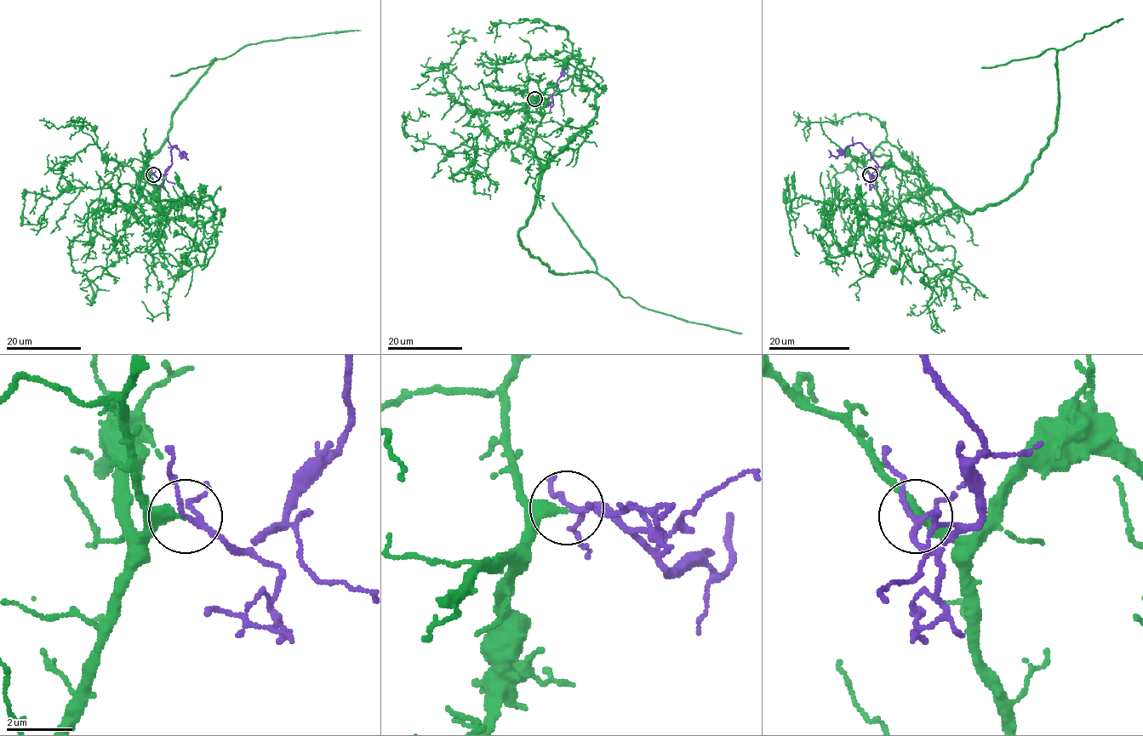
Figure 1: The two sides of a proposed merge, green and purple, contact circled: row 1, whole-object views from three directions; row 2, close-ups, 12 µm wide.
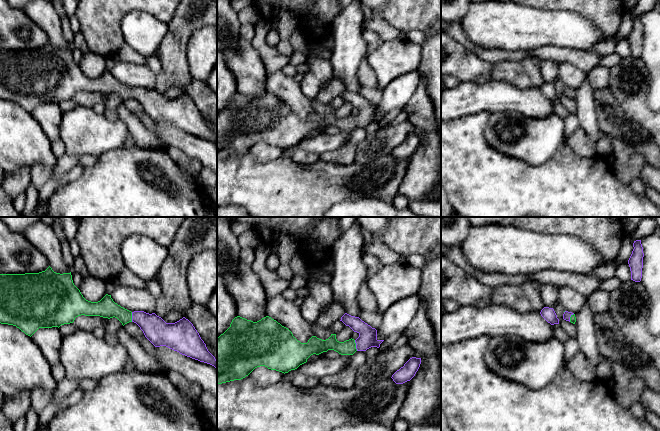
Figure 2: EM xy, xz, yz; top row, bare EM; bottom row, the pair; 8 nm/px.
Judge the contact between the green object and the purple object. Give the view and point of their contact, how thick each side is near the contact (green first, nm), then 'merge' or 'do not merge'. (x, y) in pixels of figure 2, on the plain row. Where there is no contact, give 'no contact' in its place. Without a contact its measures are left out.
contact xz (355, 121); calibres 120 and 150 nm; merge

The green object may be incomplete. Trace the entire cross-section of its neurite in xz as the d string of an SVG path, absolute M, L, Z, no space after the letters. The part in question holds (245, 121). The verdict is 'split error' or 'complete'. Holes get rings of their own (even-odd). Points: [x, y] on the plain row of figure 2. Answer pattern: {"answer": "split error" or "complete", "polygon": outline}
{"answer": "split error", "polygon": "M345 89L340 97L349 102L354 108L357 108L359 113L356 116L351 114L339 118L336 115L336 110L331 110L326 116L312 112L307 119L301 119L288 104L269 92L257 98L240 92L235 93L230 103L217 114L217 160L241 156L260 142L285 150L306 139L307 135L313 130L319 131L328 126L334 126L341 131L353 131L356 127L366 127L371 123L379 124L384 117L378 116L377 106L359 93Z"}

